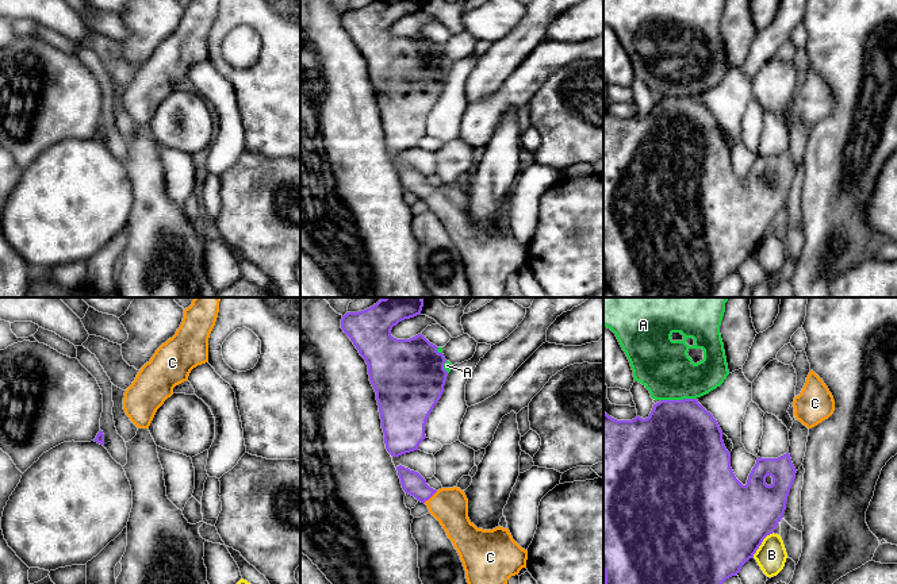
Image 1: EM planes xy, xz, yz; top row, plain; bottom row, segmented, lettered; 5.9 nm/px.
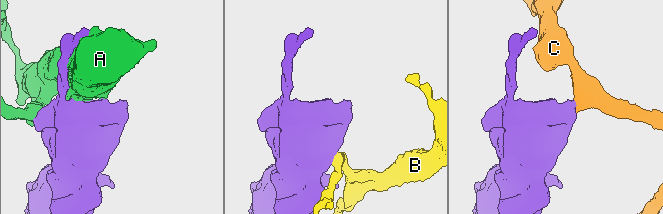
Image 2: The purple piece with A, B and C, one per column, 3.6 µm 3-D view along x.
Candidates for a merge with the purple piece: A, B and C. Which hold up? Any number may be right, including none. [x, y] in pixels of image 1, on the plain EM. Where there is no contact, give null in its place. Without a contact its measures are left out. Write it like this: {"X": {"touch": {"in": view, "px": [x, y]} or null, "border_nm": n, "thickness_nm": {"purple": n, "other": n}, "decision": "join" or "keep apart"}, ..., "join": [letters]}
{"A": {"touch": {"in": "yz", "px": [678, 98]}, "border_nm": 220, "thickness_nm": {"purple": 480, "other": 320}, "decision": "keep apart"}, "B": {"touch": {"in": "yz", "px": [761, 241]}, "border_nm": 200, "thickness_nm": {"purple": 500, "other": 180}, "decision": "keep apart"}, "C": {"touch": {"in": "xz", "px": [430, 193]}, "border_nm": 110, "thickness_nm": {"purple": 140, "other": 220}, "decision": "join"}, "join": ["C"]}

